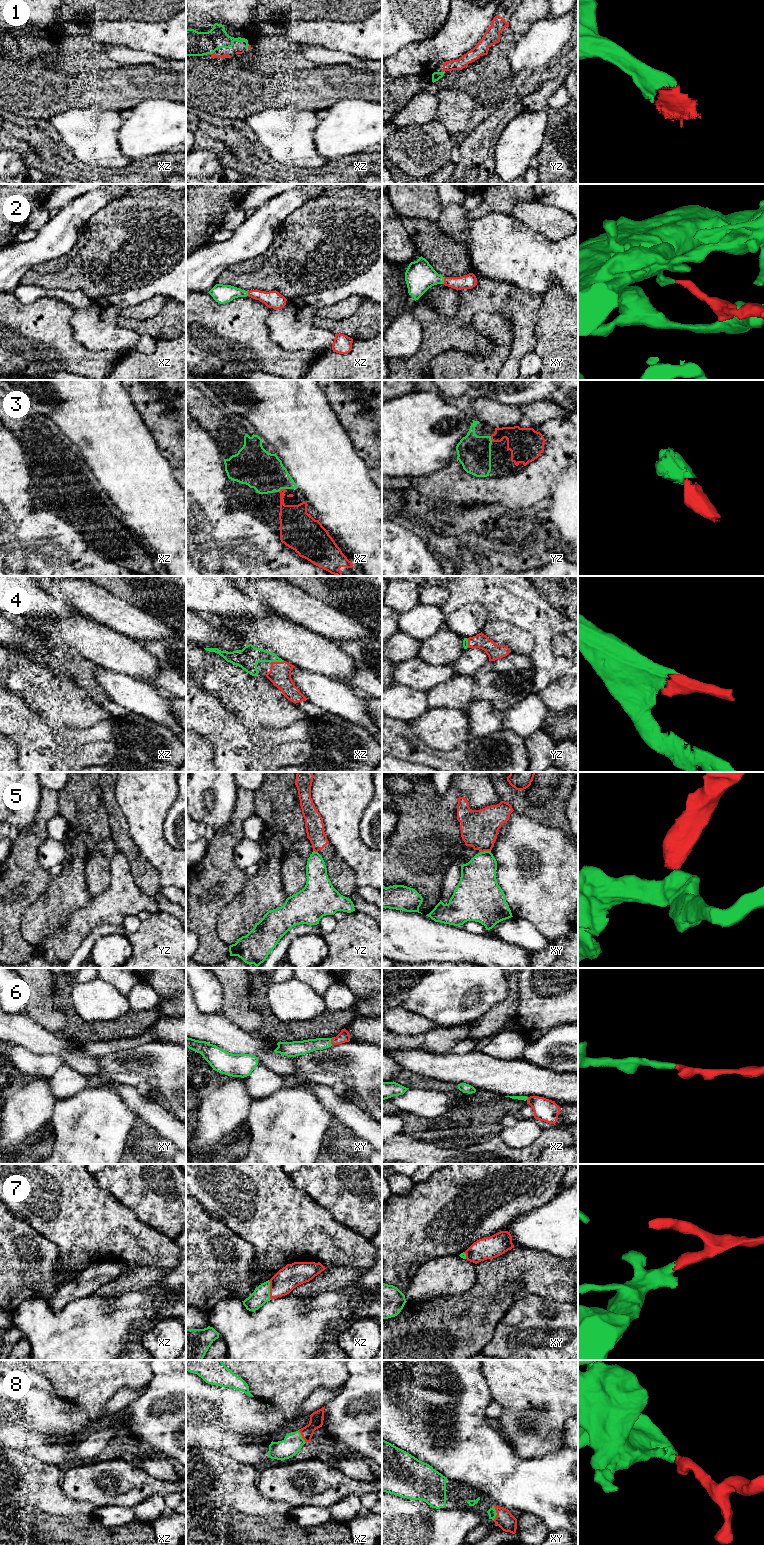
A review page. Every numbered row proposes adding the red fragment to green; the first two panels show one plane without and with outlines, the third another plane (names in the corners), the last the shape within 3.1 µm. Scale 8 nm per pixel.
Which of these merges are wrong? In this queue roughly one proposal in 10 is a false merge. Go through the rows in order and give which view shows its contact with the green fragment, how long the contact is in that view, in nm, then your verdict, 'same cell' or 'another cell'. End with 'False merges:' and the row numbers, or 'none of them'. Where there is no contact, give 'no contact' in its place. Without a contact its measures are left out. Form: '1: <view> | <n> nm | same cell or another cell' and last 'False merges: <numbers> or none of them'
1: xz | 30 nm | same cell
2: xy | 60 nm | same cell
3: xz | 70 nm | same cell
4: xz | 110 nm | same cell
5: xy | 80 nm | another cell
6: xy | 60 nm | same cell
7: xz | 160 nm | same cell
8: xy | 110 nm | same cell
False merges: 5

